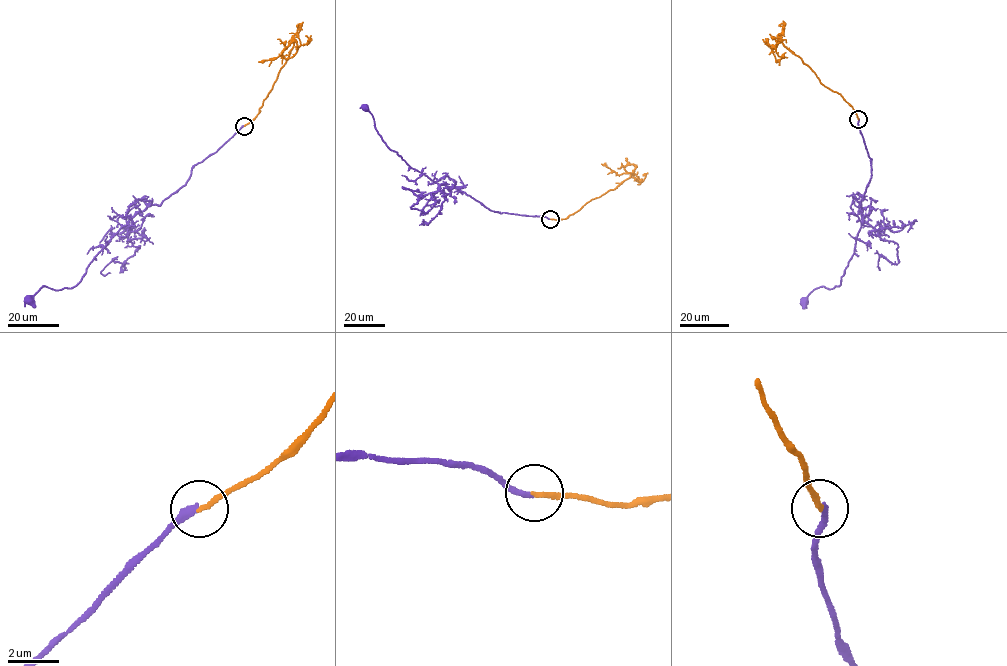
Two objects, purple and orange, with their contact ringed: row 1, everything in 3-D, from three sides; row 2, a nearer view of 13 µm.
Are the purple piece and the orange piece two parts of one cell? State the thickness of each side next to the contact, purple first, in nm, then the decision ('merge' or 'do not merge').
280/190 nm | merge

